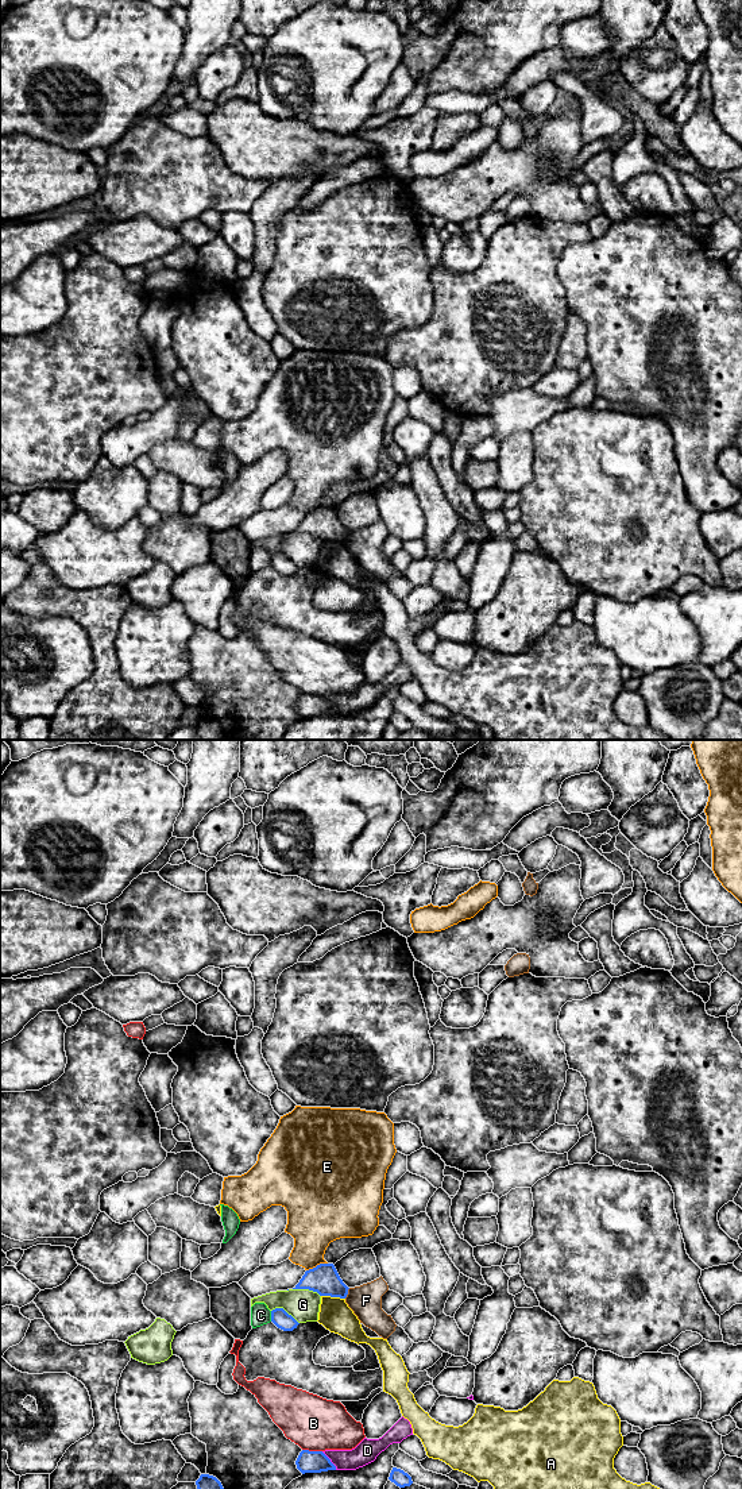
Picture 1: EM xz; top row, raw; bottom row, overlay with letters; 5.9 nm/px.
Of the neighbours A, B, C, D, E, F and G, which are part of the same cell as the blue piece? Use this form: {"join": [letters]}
{"join": []}

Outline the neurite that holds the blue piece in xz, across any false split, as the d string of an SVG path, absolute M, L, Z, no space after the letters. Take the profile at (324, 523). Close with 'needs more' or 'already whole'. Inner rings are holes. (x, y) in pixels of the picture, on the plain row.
M320 508L306 514L293 533L309 533L320 540L345 543L349 532L343 526L333 508Z; already whole

